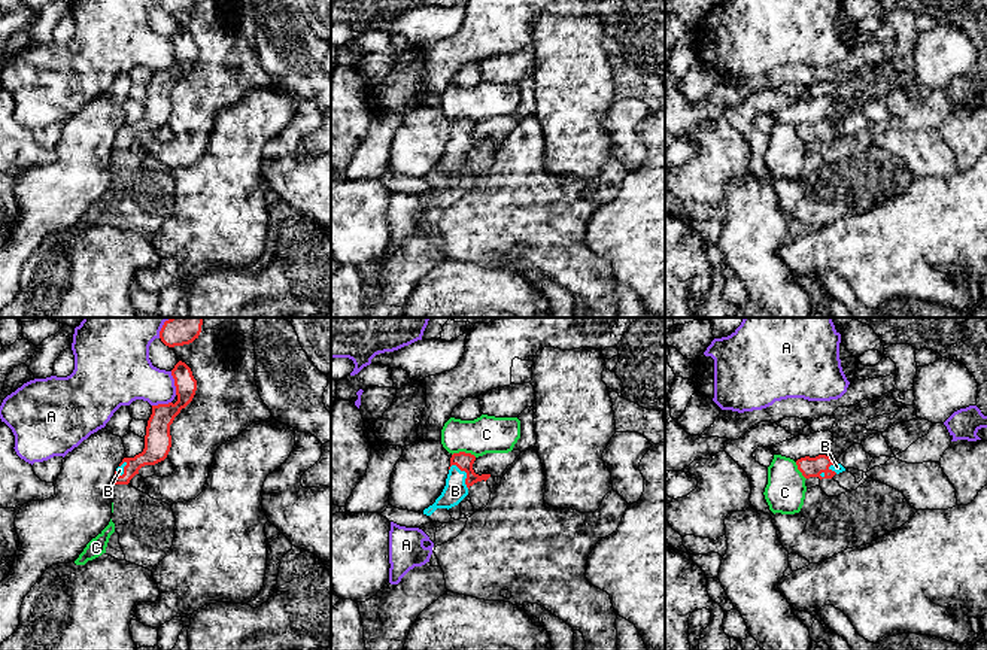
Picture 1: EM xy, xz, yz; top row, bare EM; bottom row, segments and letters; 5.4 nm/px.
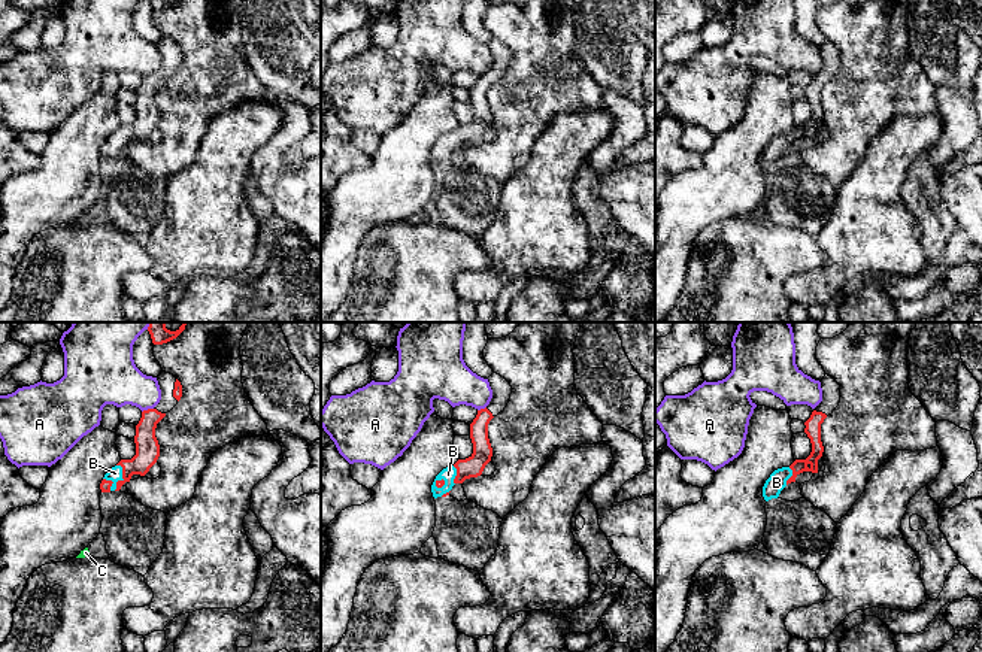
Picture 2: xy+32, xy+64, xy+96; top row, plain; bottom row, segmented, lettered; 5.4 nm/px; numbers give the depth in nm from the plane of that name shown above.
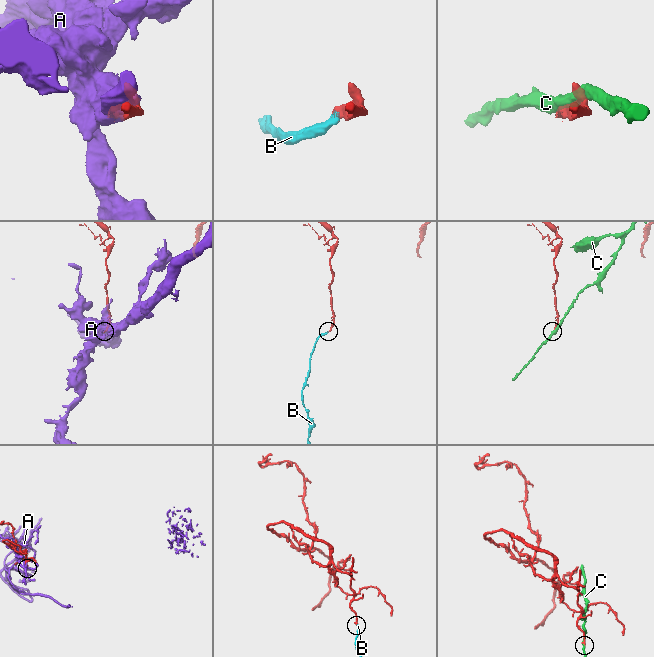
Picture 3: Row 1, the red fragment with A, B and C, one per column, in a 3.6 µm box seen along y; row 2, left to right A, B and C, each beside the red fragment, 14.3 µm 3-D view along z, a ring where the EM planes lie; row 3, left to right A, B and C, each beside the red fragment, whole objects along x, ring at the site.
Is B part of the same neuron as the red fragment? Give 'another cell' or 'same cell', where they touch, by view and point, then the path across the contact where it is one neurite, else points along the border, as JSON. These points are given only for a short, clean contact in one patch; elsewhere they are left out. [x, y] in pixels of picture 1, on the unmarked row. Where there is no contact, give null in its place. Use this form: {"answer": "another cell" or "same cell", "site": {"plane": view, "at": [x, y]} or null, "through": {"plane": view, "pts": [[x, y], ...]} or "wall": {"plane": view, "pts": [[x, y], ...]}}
{"answer": "same cell", "site": {"plane": "xz", "at": [467, 140]}, "through": {"plane": "xz", "pts": [[464, 127], [467, 140], [456, 151], [455, 157]]}}

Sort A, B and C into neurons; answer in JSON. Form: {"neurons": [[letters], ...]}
{"neurons": [["A"], ["B"], ["C"]]}

